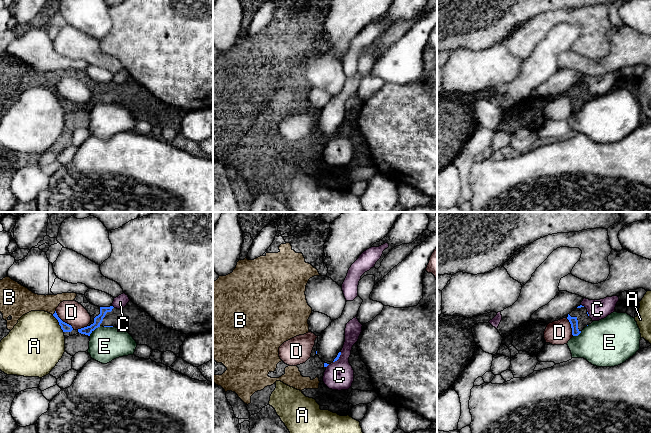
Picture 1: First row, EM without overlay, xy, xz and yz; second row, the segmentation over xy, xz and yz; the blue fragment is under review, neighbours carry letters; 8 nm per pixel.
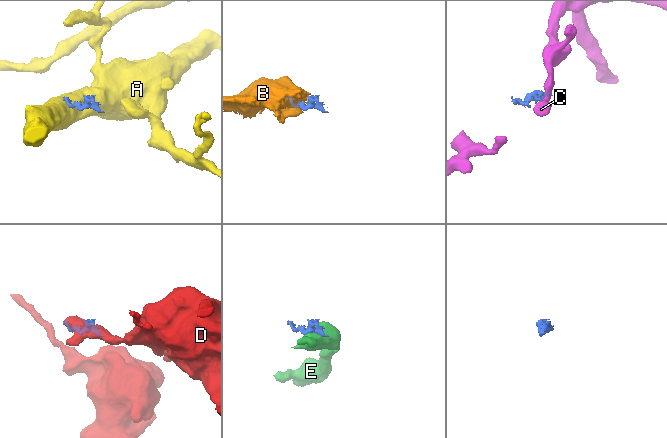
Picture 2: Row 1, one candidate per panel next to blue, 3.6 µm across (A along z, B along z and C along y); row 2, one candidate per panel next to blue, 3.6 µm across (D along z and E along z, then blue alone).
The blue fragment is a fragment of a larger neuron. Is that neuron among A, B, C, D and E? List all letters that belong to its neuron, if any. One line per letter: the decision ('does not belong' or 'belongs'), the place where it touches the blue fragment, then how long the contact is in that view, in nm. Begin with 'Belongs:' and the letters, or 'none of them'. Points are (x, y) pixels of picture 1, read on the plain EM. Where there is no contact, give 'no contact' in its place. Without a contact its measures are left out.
Belongs: B
A: does not belong | xy (59, 100) | 170 nm
B: belongs | xy (55, 88) | 50 nm
C: does not belong | xz (338, 134) | 110 nm
D: does not belong | xy (62, 97) | 200 nm
E: does not belong | xy (94, 105) | 120 nm

